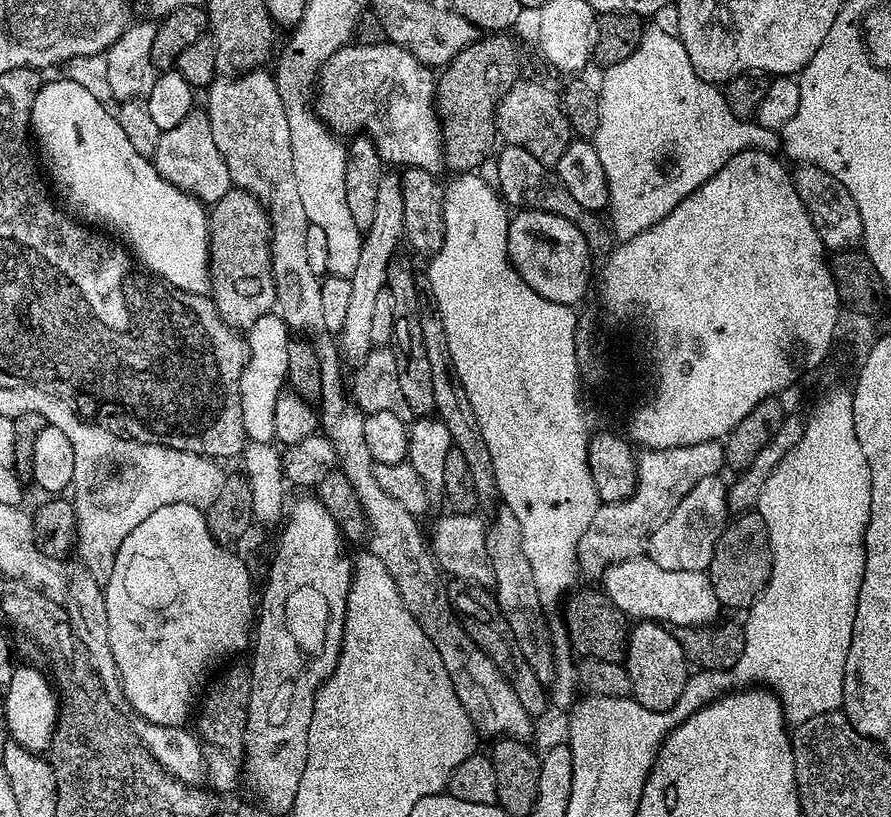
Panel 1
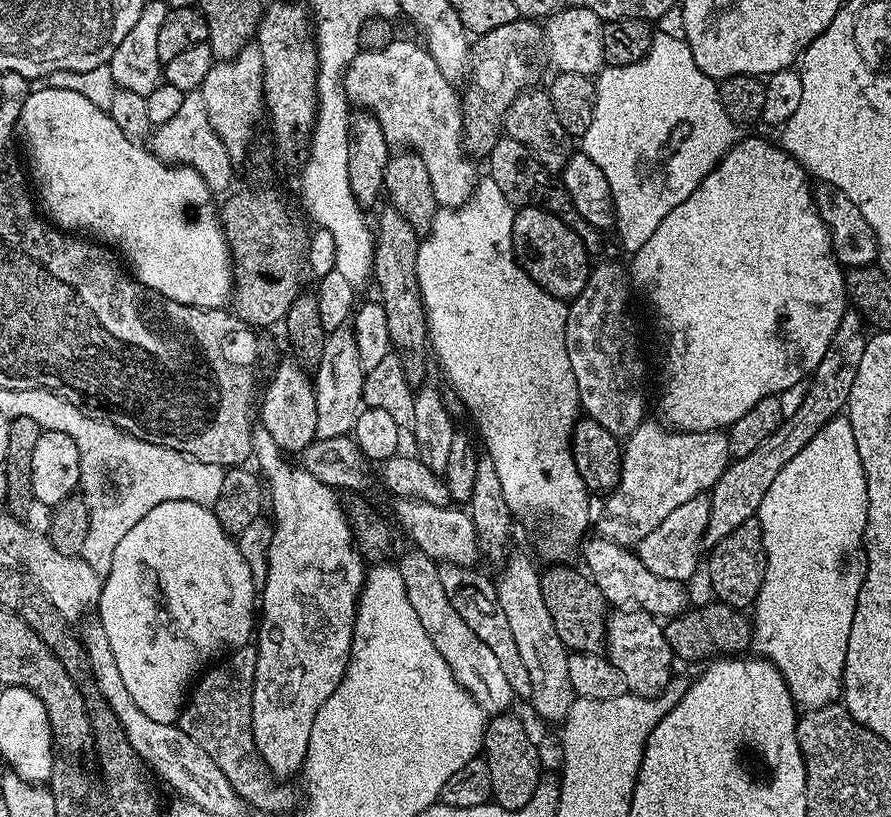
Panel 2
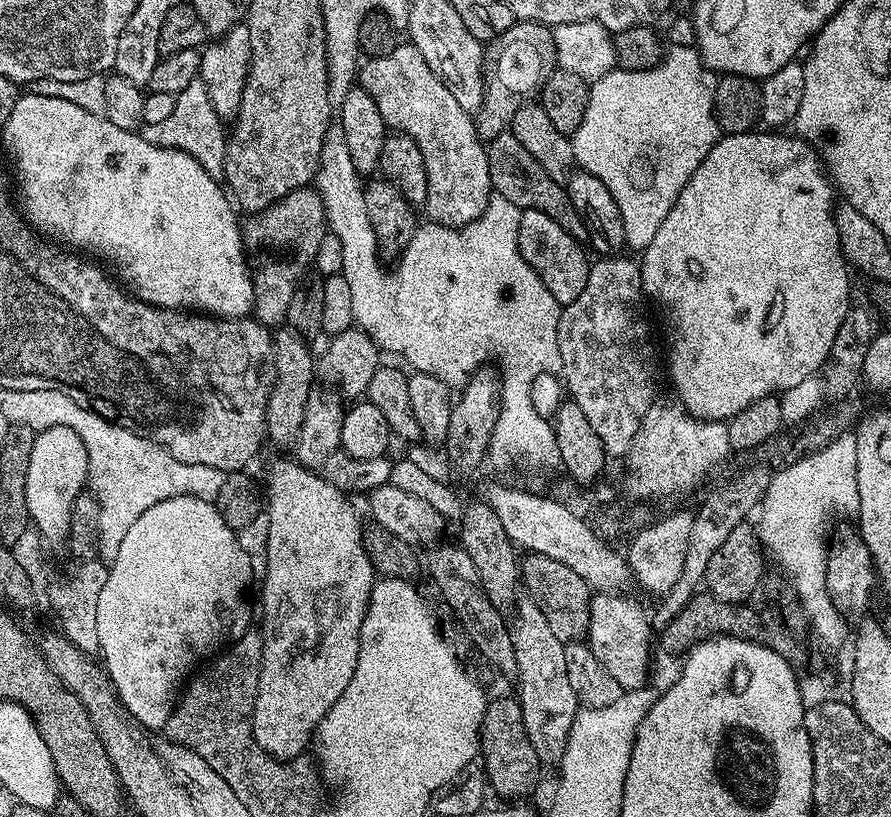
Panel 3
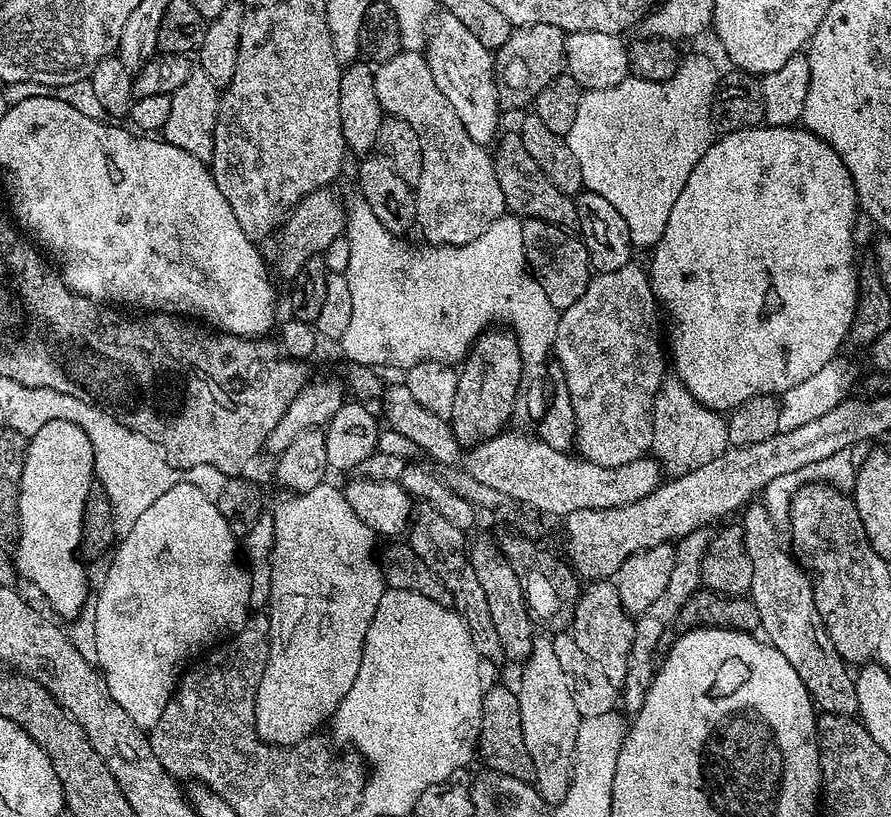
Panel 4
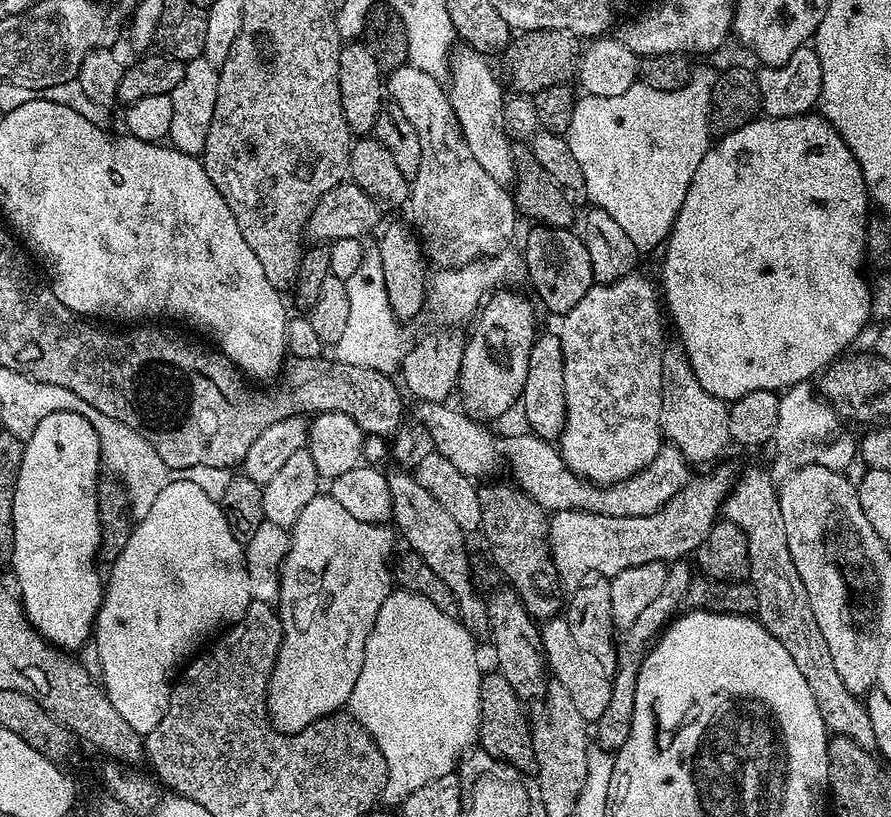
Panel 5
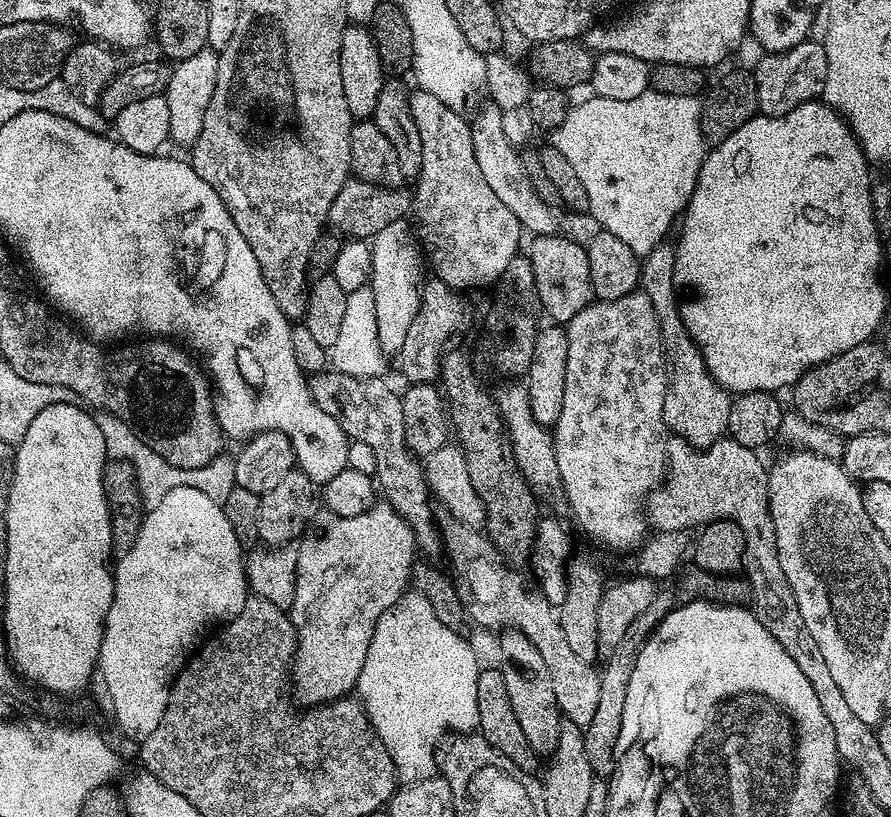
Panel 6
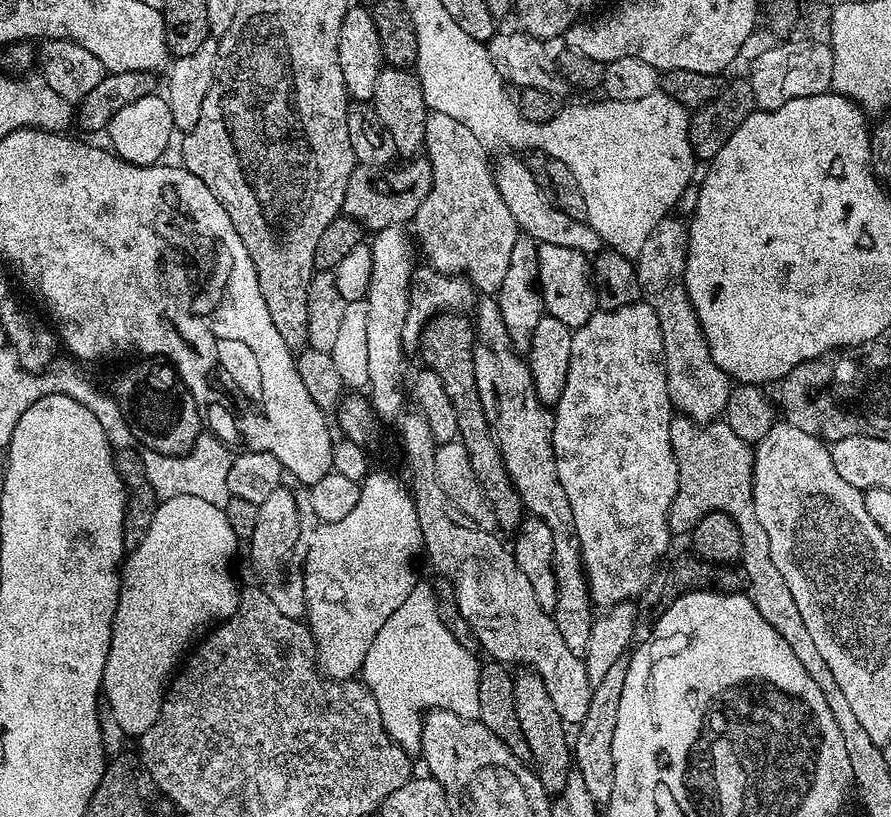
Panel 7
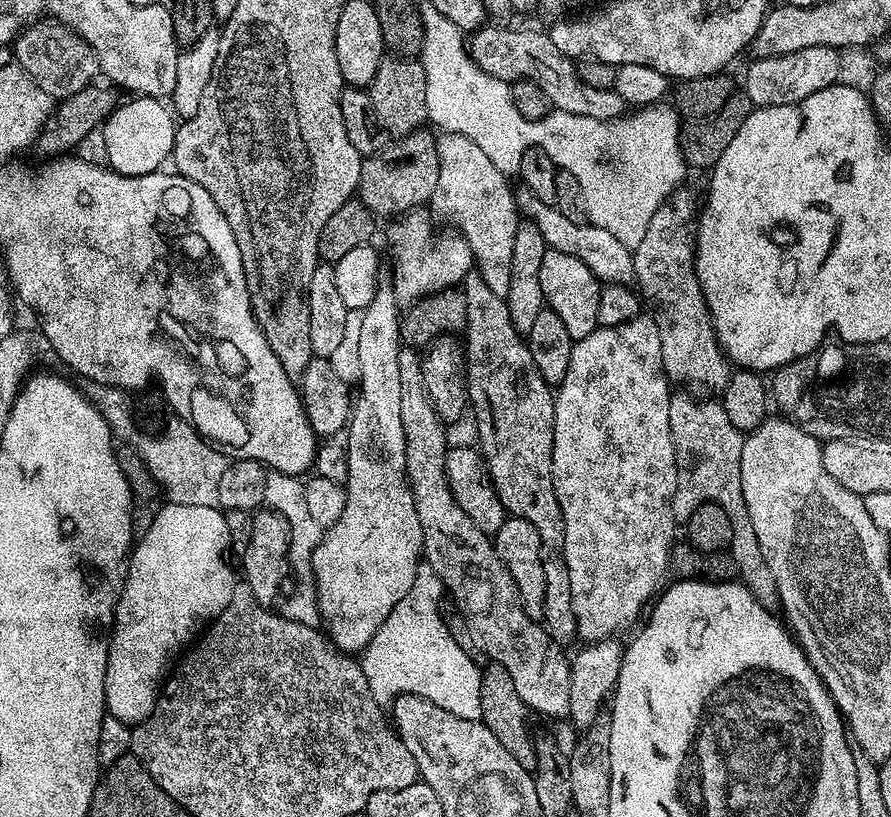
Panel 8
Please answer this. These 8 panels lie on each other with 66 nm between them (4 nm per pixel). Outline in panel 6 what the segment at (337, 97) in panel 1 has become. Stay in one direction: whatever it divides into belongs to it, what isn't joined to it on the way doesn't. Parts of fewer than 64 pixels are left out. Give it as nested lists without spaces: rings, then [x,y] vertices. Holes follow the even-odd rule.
[[[423,90],[413,91],[408,98],[410,106],[410,114],[414,118],[414,122],[418,126],[418,138],[422,138],[422,170],[418,179],[415,181],[416,192],[414,191],[414,216],[416,212],[415,227],[418,229],[418,239],[422,245],[422,251],[426,257],[427,263],[434,271],[435,279],[446,282],[451,288],[457,290],[468,290],[464,288],[484,288],[495,285],[496,281],[506,270],[506,266],[510,266],[510,262],[521,251],[520,236],[522,237],[522,229],[518,218],[514,218],[514,214],[510,214],[510,209],[498,199],[494,190],[490,190],[490,186],[486,183],[486,178],[482,178],[482,170],[478,170],[478,158],[474,156],[474,142],[472,141],[471,123],[459,112],[450,110],[450,106],[446,106],[446,102],[440,102],[438,98],[434,98],[434,94]]]

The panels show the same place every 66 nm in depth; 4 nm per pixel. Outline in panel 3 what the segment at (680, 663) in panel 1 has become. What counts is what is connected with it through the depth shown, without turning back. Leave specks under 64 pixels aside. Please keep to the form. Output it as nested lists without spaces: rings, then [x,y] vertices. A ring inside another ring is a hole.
[[[628,594],[593,595],[586,643],[620,687],[631,690],[649,683],[654,659],[654,627],[649,613],[644,613],[630,597],[624,595]]]

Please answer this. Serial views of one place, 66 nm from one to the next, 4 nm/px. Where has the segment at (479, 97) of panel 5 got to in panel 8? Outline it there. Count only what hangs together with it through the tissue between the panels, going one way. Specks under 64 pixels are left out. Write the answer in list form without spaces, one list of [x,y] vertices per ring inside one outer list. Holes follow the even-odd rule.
[[[520,190],[515,193],[515,198],[519,215],[525,221],[538,226],[538,234],[542,234],[548,248],[562,250],[562,254],[574,254],[574,258],[586,262],[586,266],[590,266],[597,280],[604,284],[631,285],[635,281],[633,249],[622,246],[622,242],[618,242],[614,234],[602,230],[602,226],[594,226],[587,222],[583,224],[570,222],[566,214],[559,212],[547,199],[541,198],[537,193]]]

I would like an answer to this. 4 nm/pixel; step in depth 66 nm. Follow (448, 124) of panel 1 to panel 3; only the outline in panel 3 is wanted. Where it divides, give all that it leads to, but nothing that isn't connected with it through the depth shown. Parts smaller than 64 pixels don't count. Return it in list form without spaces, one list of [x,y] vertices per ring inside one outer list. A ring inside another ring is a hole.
[[[517,21],[485,47],[485,91],[483,105],[474,123],[481,141],[487,142],[511,127],[514,114],[529,103],[556,70],[552,28],[532,21]]]

